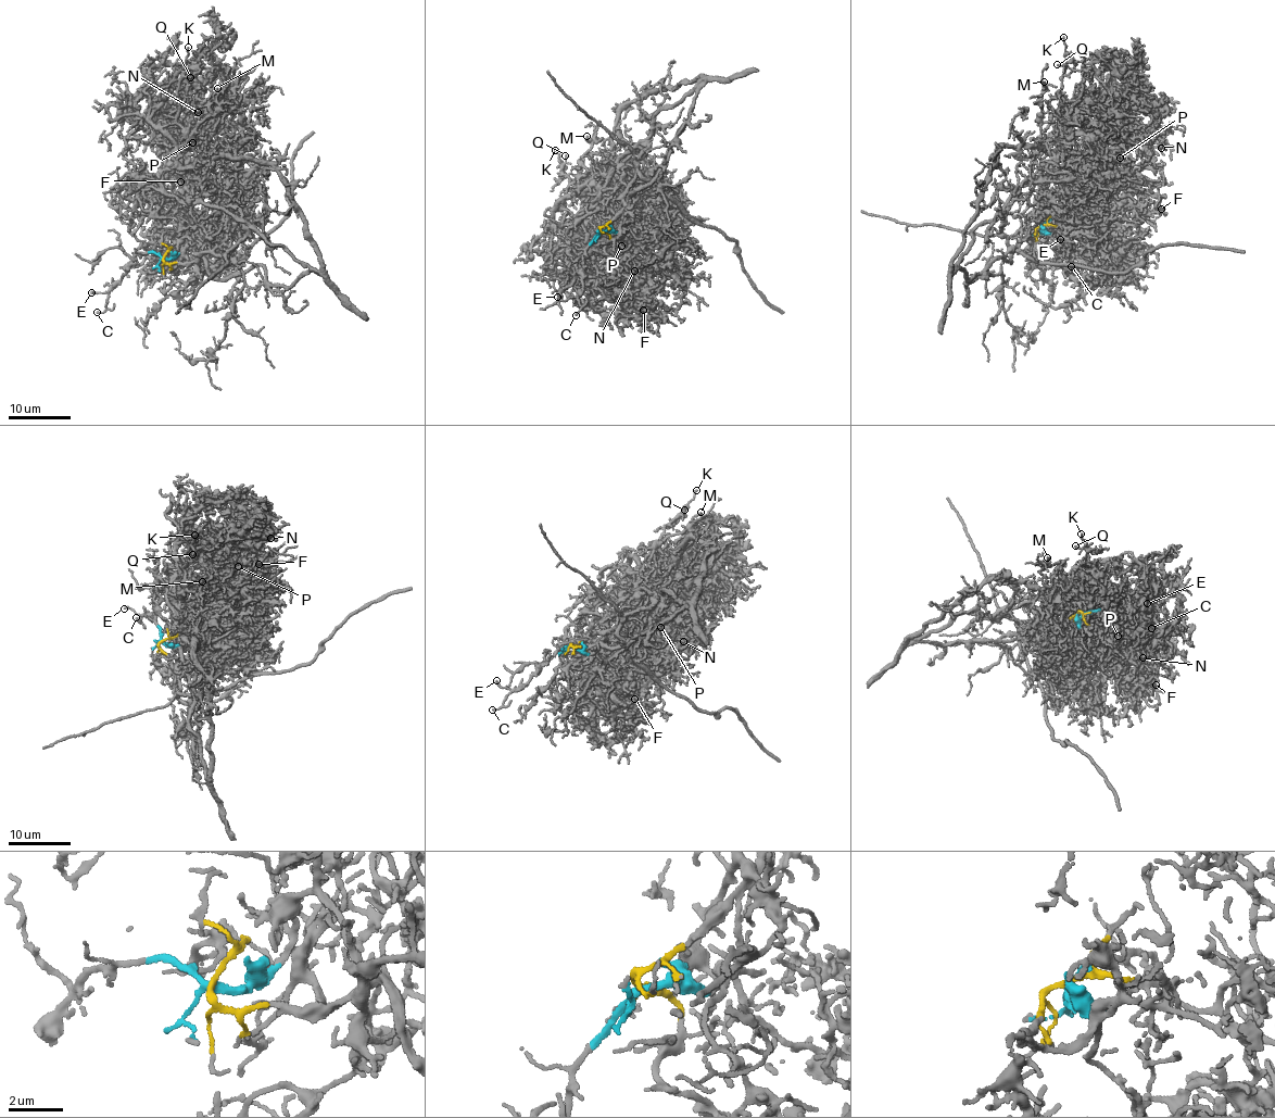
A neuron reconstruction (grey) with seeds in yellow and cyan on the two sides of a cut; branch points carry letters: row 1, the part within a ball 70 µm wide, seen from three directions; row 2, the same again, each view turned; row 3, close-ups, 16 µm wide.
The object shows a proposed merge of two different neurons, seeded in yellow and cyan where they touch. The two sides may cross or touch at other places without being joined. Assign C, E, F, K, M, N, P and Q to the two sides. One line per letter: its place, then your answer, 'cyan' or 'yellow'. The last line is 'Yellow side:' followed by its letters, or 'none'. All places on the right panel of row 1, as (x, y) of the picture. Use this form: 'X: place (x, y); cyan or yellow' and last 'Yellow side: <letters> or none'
C: place (1071, 266); cyan
E: place (1060, 239); cyan
F: place (1161, 209); yellow
K: place (1063, 37); cyan
M: place (1044, 82); cyan
N: place (1161, 148); yellow
P: place (1120, 158); yellow
Q: place (1057, 64); cyan
Yellow side: F, N, P

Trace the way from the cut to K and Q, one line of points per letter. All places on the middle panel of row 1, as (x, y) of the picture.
K: (601, 230), (618, 228), (628, 171), (617, 171), (629, 156), (605, 174), (589, 170), (570, 184), (556, 150)
Q: (601, 230), (618, 228), (628, 171), (617, 171), (629, 156), (570, 184), (566, 154)

